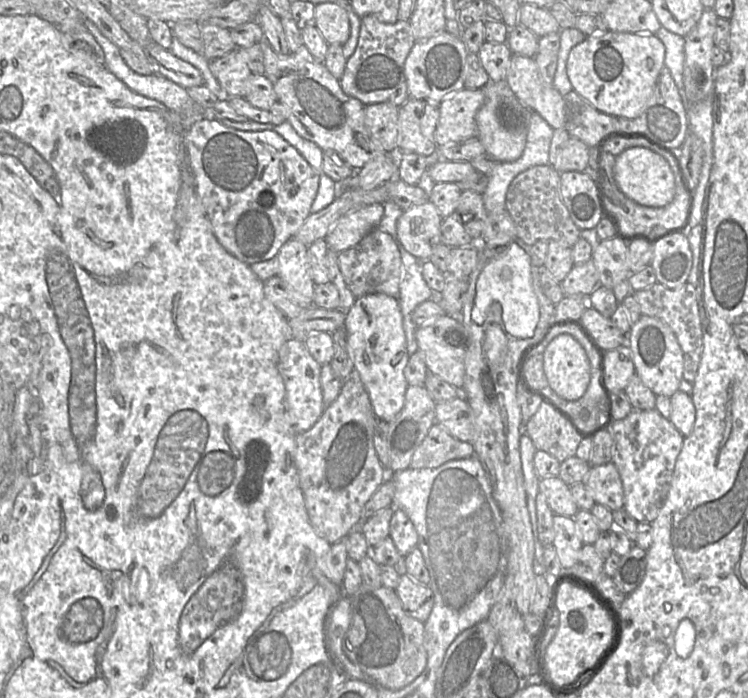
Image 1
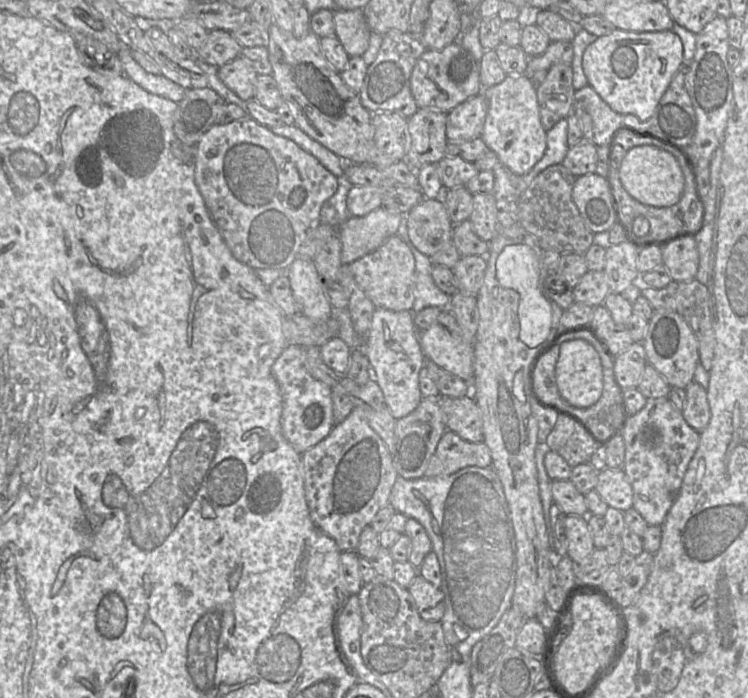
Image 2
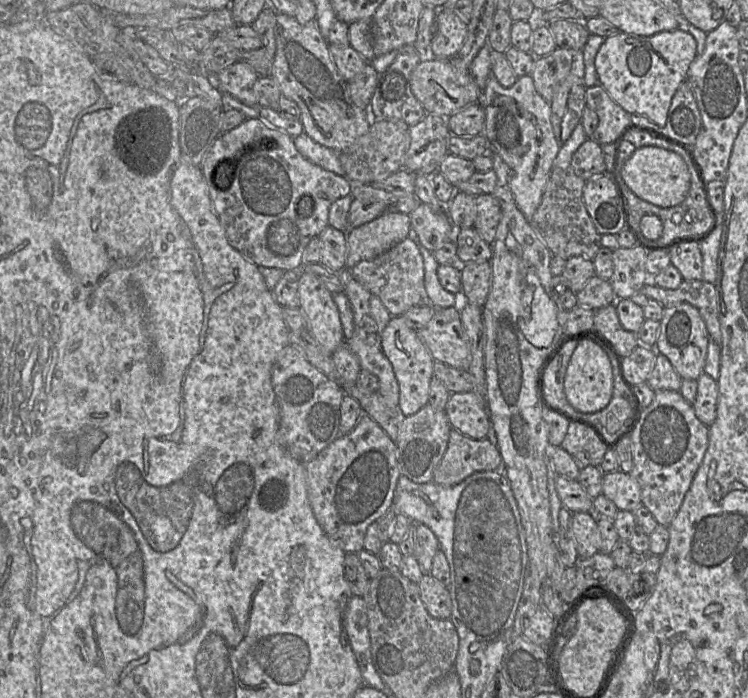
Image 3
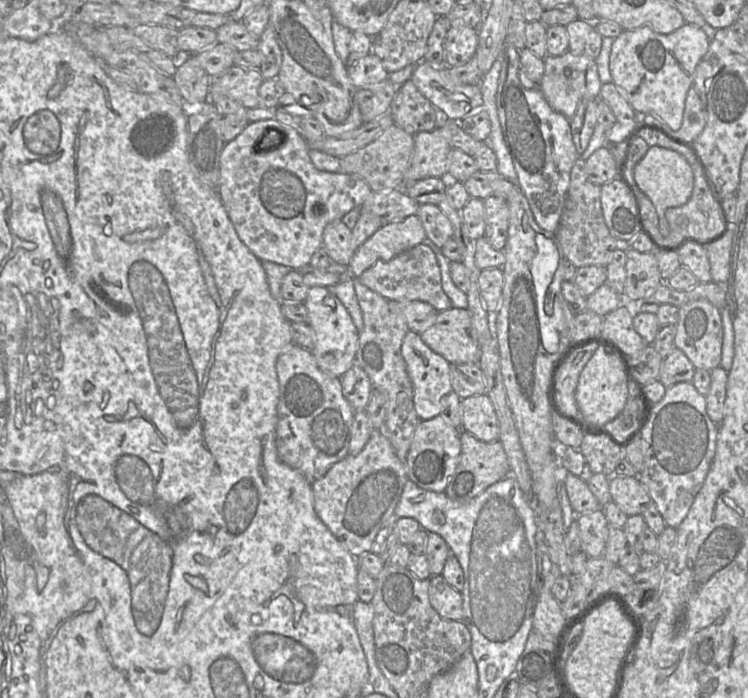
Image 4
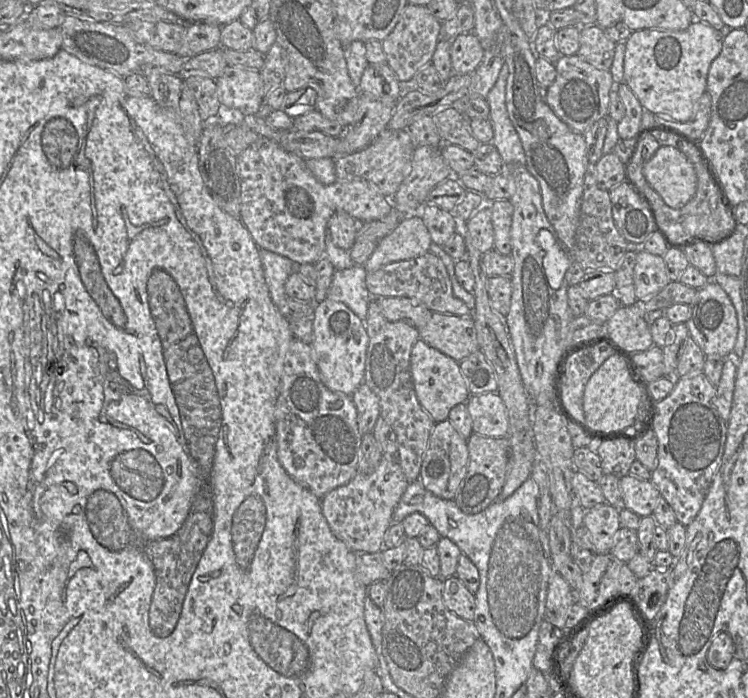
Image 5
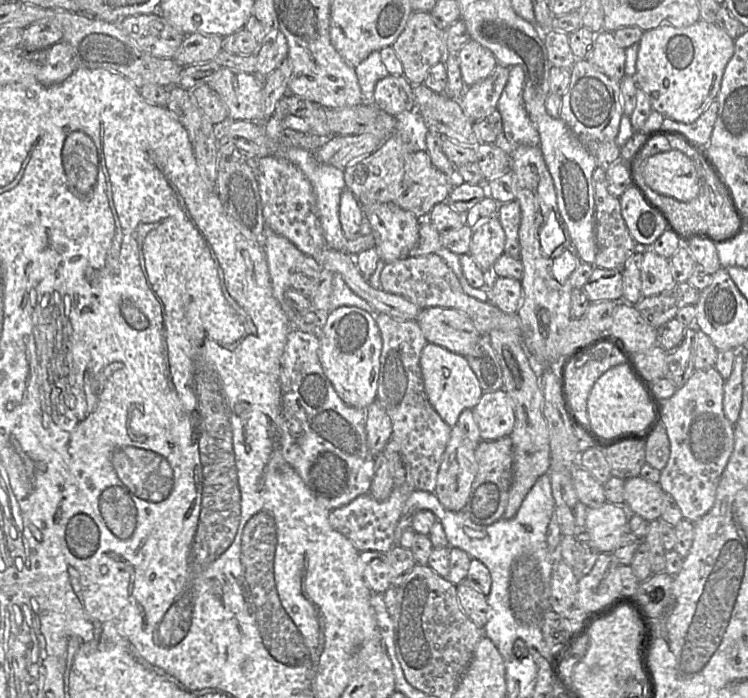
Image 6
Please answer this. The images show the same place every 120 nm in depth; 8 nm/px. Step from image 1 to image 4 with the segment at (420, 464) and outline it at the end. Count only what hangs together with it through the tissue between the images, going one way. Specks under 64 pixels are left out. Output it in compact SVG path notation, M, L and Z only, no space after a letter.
M460 430L460 441L460 460L444 493L454 501L469 502L489 486L511 475L510 466L500 441L484 442L464 430Z

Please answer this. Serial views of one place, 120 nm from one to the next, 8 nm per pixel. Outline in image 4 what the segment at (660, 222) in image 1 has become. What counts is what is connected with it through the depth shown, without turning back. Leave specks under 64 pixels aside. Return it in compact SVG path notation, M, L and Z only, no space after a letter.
M638 138L632 143L630 153L626 162L625 178L626 182L635 195L640 220L645 231L654 241L658 248L669 247L679 248L685 241L693 240L700 244L708 244L720 237L727 229L727 221L720 200L716 197L707 178L697 159L691 154L684 155L691 166L694 175L694 187L689 200L682 206L669 207L665 210L666 223L669 225L668 234L663 236L659 231L659 217L656 208L651 200L638 188L634 180L634 167L643 158L651 146L645 141L645 138Z

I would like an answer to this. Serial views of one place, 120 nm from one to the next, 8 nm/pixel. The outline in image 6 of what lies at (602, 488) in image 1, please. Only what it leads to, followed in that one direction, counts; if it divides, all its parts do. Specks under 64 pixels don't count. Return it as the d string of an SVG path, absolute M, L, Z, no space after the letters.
M639 476L625 480L625 507L631 514L639 515L648 522L661 517L665 492L659 484Z

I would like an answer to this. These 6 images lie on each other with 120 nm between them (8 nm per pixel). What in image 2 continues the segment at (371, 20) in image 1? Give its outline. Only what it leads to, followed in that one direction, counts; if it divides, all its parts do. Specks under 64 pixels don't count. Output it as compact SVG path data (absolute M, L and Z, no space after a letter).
M391 30L382 35L383 41L375 60L367 66L362 88L358 93L361 104L369 112L396 112L406 118L419 109L410 90L411 72L418 58L426 50L419 37L410 32Z

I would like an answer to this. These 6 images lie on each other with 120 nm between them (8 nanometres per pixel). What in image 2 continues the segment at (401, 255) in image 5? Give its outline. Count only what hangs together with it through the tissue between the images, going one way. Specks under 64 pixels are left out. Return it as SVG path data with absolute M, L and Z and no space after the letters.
M381 206L365 216L350 216L339 228L341 262L349 265L374 251L389 237L396 235L402 217L397 210Z

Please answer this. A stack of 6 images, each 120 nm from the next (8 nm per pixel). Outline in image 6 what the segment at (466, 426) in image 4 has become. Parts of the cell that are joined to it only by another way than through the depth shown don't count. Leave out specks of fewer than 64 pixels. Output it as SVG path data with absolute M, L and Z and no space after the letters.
M505 390L484 393L472 413L482 440L510 436L515 414L512 399Z

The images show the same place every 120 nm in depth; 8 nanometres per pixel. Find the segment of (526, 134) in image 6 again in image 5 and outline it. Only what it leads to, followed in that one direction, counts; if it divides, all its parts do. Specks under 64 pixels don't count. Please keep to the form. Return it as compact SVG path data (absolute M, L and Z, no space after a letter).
M504 62L495 85L486 97L490 109L489 119L494 130L492 144L500 153L505 166L518 164L525 166L523 146L506 108L505 92L508 73L508 66Z

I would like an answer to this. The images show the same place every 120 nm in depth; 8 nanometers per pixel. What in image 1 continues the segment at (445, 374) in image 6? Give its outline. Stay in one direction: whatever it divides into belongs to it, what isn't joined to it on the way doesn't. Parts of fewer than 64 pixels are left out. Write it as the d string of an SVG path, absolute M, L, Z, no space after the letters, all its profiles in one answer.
M382 293L368 294L355 299L345 312L343 328L354 371L366 389L375 416L391 422L402 410L408 382L404 375L409 354L403 329L403 316L396 298Z

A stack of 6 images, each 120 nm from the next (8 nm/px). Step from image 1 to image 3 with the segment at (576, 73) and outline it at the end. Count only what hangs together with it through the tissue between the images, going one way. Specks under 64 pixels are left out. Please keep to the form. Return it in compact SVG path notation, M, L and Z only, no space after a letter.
M680 29L665 31L652 36L617 33L605 39L595 56L595 69L598 83L604 87L610 97L628 114L647 117L658 126L667 121L672 98L679 85L686 80L690 65L697 57L697 43L688 32Z

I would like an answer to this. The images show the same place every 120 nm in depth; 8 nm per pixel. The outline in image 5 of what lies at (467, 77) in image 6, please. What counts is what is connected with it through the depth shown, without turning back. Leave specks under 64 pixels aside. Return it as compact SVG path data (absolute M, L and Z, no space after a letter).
M473 32L454 38L450 42L450 56L455 74L471 74L482 61L484 50Z

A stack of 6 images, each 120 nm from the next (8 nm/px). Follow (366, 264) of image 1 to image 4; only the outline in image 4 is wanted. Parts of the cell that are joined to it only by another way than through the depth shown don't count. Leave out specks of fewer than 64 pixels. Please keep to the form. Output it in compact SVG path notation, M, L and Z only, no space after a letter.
M423 243L402 252L389 261L378 261L365 270L357 280L391 302L422 301L436 311L452 308L450 298L442 288L441 270L435 253Z

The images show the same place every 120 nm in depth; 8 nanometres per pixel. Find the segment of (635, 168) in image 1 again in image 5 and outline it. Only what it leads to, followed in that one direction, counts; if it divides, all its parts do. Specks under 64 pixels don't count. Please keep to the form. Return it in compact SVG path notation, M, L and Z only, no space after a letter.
M660 146L642 172L649 187L670 208L684 206L696 193L696 172L684 150Z

